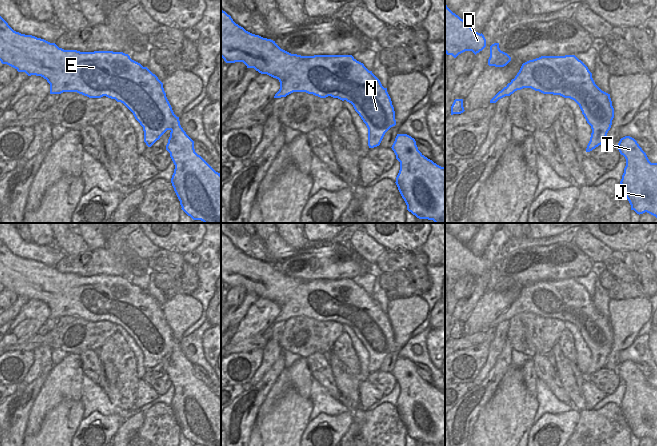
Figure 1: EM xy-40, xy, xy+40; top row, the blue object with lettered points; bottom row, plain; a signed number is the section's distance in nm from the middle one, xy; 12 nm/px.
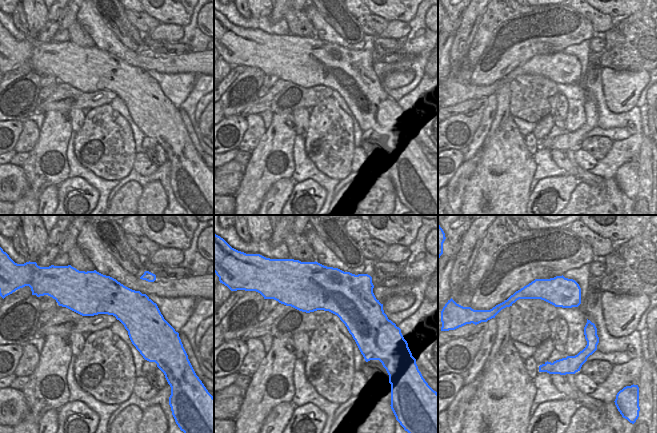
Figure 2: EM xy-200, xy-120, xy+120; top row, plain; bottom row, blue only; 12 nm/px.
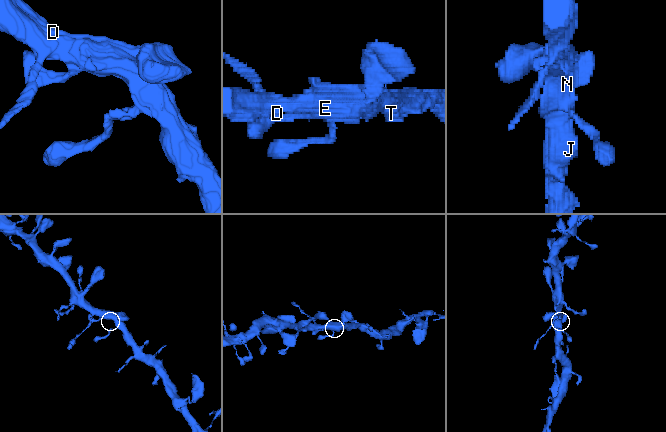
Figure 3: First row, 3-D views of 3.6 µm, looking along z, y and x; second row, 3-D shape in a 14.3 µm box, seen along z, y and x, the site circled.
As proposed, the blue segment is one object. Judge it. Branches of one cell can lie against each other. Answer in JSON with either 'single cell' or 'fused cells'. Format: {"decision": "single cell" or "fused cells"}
{"decision": "single cell"}

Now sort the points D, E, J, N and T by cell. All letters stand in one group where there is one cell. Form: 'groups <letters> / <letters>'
groups D E J N T

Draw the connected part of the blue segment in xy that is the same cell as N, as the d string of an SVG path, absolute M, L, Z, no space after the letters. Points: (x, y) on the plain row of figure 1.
M221 233L221 281L226 287L243 286L280 306L274 322L306 316L320 322L331 320L351 327L368 352L368 370L380 369L385 357L396 349L391 322L380 304L352 279L301 280L281 273L275 265L246 255Z

